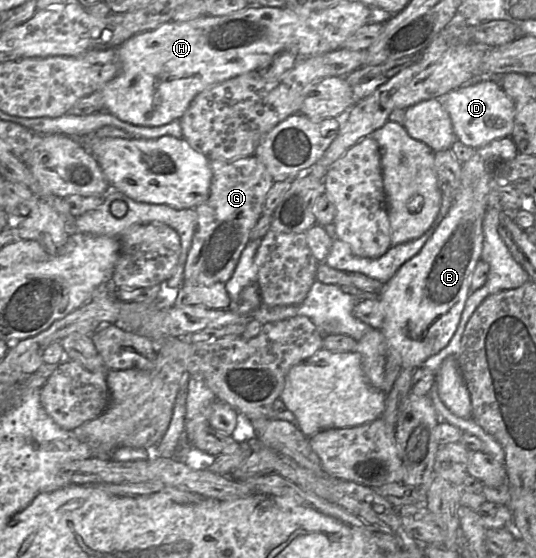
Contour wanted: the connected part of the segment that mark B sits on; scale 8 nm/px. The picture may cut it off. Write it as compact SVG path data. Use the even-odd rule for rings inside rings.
M510 137L494 140L475 149L471 159L462 163L461 183L448 213L420 252L406 261L379 293L384 309L384 321L380 330L386 339L387 357L397 354L401 367L413 370L421 367L429 357L446 347L456 332L471 293L474 270L481 258L484 240L483 218L490 207L490 195L495 179L494 167L499 162L512 160L518 154L516 144Z

